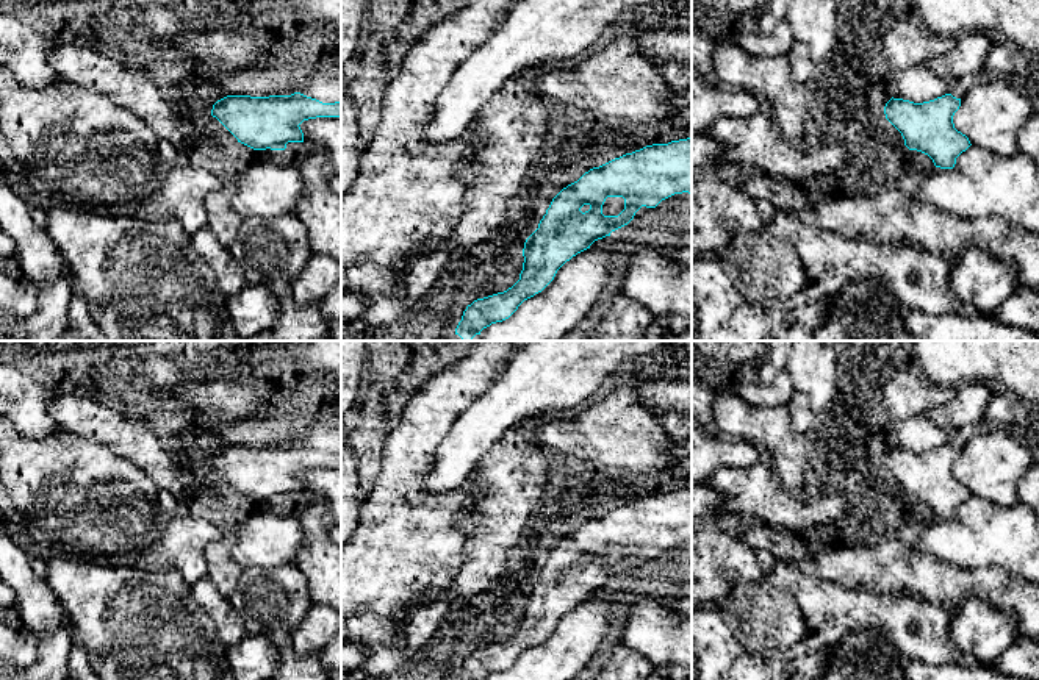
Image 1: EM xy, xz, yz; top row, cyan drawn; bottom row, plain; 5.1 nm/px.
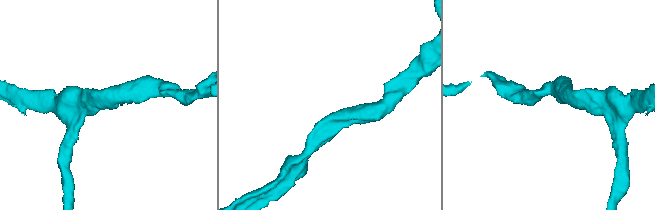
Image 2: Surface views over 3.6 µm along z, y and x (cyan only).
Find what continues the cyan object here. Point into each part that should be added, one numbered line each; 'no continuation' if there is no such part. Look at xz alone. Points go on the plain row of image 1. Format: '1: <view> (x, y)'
no continuation

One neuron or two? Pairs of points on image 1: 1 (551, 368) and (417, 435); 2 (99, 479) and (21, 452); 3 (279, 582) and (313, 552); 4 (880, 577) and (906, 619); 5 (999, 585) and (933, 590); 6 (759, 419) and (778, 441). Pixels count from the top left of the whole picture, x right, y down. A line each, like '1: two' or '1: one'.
1: two
2: one
3: two
4: two
5: one
6: one

